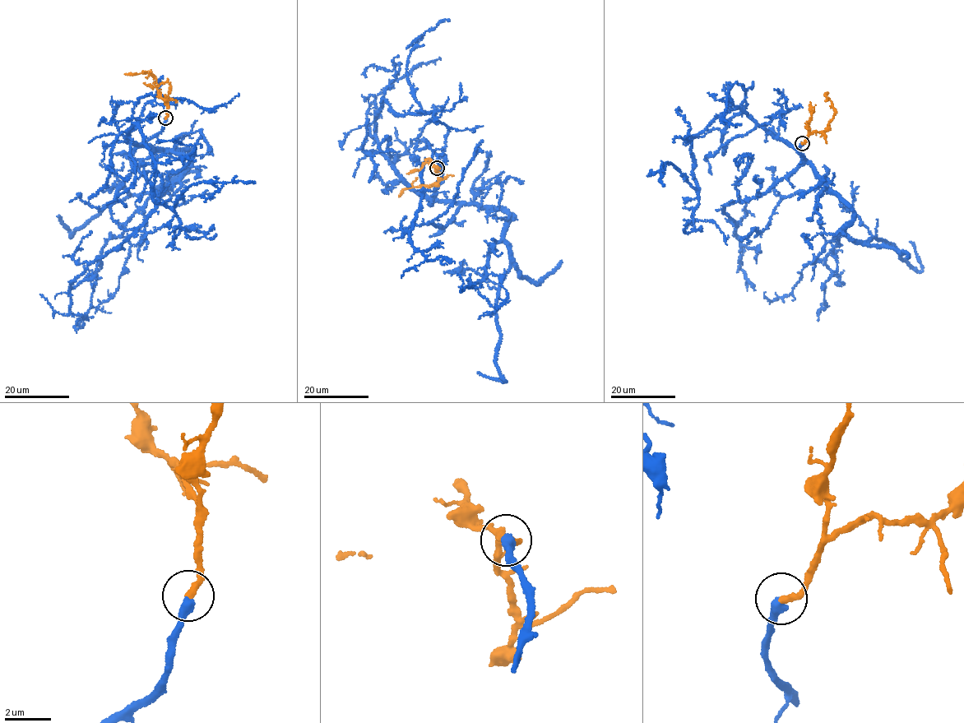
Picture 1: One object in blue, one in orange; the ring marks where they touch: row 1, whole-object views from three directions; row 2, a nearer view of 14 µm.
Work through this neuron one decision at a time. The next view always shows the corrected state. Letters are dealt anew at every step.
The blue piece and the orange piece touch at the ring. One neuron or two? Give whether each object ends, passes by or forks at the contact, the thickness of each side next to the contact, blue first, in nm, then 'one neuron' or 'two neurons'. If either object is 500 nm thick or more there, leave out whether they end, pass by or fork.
blue ends there; orange ends there; 440 nm thick on the blue side, 280 nm on the other; one neuron

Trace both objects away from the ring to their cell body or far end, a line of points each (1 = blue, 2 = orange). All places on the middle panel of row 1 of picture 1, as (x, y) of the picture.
1: (437, 169), (436, 199), (513, 217), (482, 281), (461, 290), (457, 275)
2: (437, 168), (437, 183), (405, 188), (399, 196)

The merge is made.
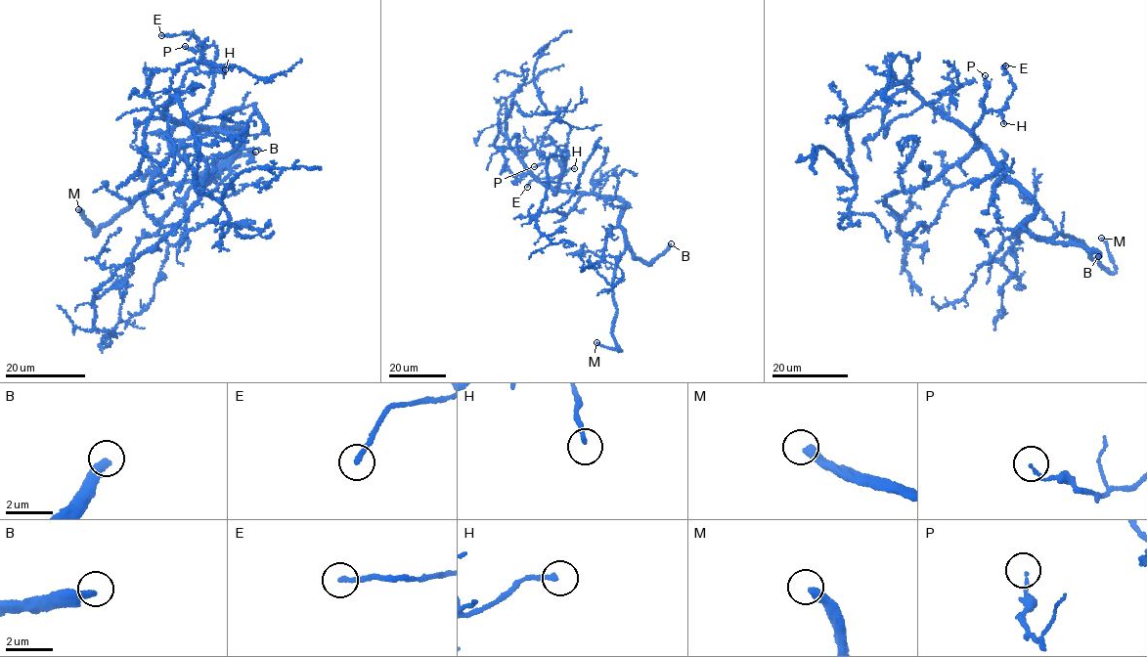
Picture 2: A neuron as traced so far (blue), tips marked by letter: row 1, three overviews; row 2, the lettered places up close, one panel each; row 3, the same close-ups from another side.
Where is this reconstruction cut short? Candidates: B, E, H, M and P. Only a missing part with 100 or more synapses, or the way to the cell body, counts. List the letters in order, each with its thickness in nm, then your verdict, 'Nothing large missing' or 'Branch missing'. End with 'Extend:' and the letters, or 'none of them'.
B: Thickness 320 nm. Branch missing
E: Thickness 190 nm. Nothing large missing
H: Thickness 180 nm. Nothing large missing
M: Thickness 400 nm. Branch missing
P: Thickness 110 nm. Nothing large missing
Extend: B, M

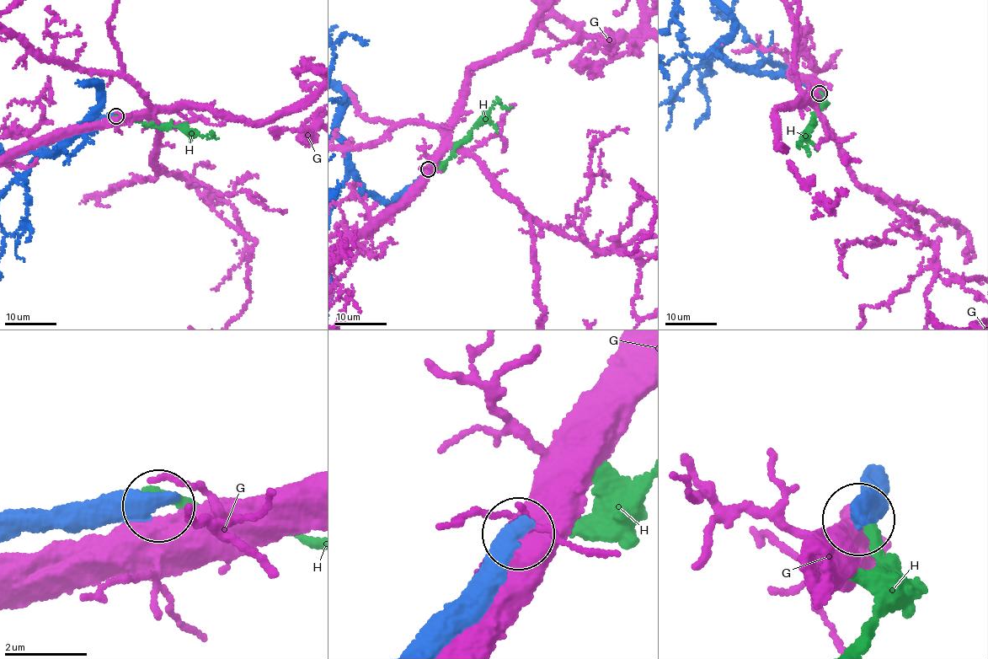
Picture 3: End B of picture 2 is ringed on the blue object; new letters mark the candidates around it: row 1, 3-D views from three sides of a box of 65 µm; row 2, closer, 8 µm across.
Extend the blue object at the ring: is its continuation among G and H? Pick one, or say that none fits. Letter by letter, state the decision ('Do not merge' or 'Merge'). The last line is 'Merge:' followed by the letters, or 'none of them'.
G: Do not merge
H: Do not merge
Merge: none of them

